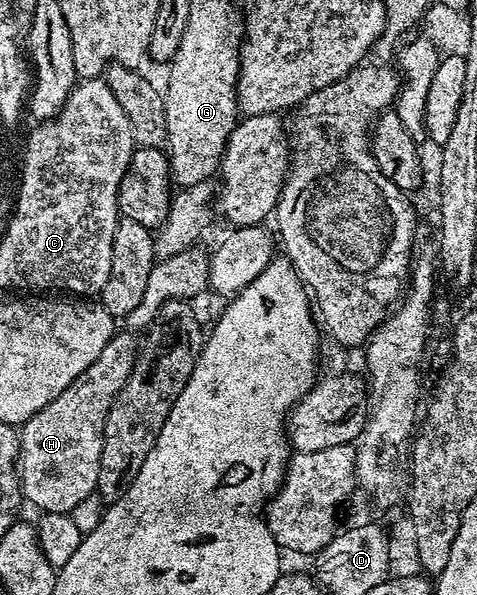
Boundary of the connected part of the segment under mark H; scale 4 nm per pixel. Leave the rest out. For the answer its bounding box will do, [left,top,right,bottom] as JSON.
[17,333,139,515]

